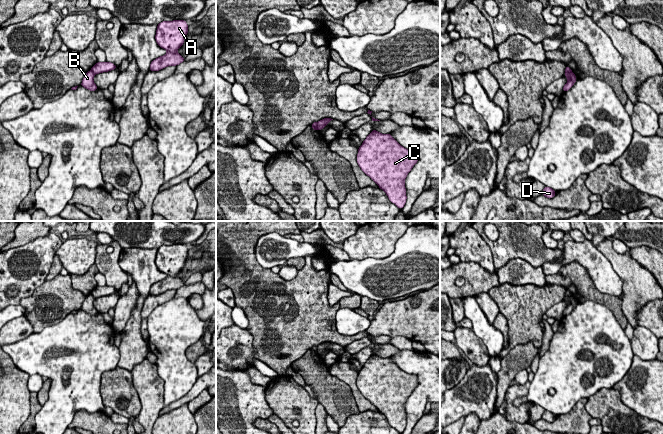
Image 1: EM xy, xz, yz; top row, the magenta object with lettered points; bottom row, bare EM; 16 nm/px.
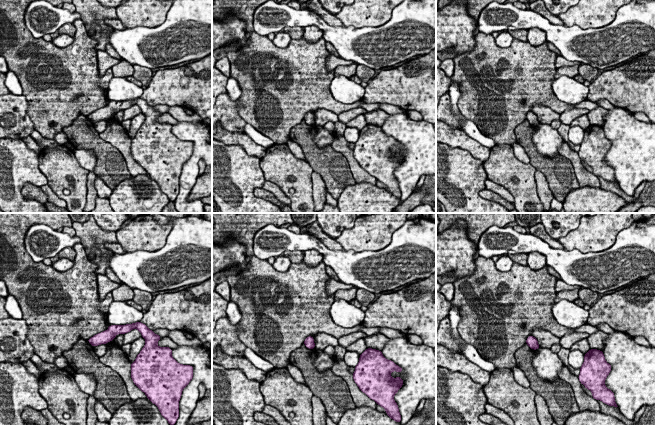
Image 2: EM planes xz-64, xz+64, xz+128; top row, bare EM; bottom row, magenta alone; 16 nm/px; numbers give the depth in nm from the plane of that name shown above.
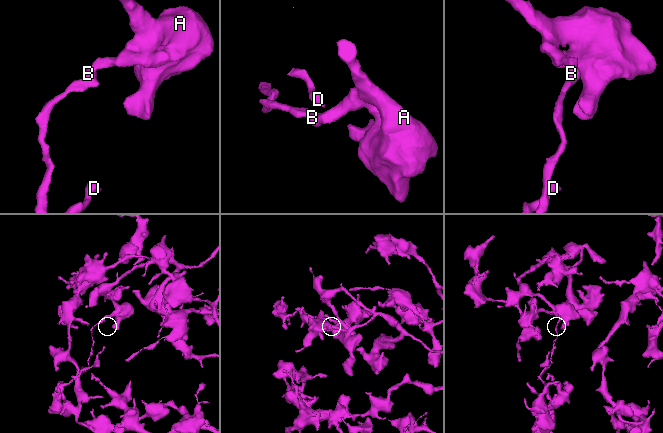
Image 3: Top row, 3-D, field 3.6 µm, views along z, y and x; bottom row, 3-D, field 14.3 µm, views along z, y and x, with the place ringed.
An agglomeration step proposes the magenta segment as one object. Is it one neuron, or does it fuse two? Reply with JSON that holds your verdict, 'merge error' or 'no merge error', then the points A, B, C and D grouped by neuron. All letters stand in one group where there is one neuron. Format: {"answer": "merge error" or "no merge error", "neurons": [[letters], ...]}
{"answer": "merge error", "neurons": [["A", "C"], ["B", "D"]]}

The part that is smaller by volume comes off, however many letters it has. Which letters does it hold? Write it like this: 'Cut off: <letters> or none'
Cut off: B, D

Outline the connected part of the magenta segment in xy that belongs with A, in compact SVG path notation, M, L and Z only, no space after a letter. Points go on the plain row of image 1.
M186 244L162 245L157 249L155 263L157 268L165 273L167 277L153 284L150 288L150 295L160 295L168 290L177 290L184 286L180 277L177 276L184 267L188 257Z

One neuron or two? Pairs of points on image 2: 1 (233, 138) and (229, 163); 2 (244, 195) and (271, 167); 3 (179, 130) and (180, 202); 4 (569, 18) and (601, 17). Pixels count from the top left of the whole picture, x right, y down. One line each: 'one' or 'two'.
1: two
2: two
3: one
4: one

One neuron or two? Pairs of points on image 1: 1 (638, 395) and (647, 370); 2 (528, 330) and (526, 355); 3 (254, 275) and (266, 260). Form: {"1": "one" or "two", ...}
{"1": "one", "2": "two", "3": "two"}

